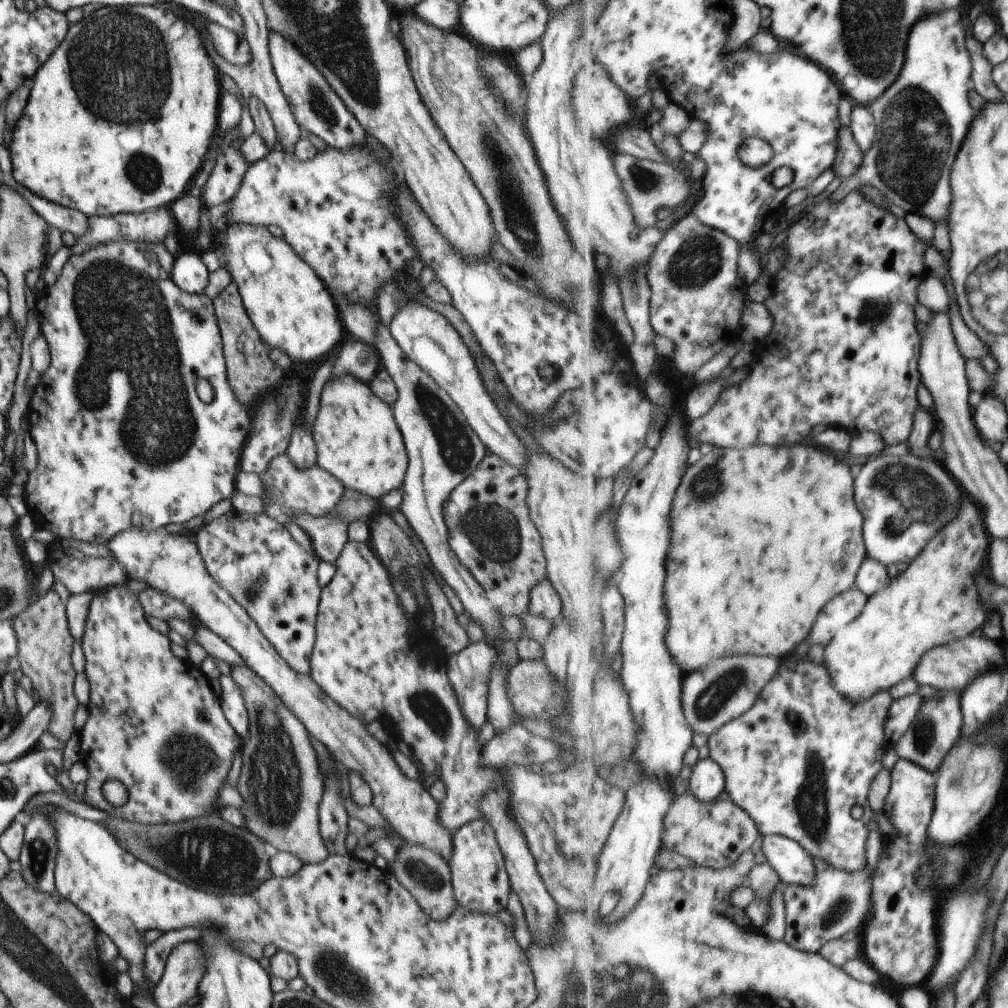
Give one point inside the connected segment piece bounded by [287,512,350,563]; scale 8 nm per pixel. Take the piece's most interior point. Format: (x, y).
(328, 534)

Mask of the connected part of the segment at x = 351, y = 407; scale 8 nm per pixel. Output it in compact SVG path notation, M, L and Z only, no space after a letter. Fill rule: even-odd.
M343 374L335 380L329 380L319 394L318 410L312 424L312 439L316 448L316 462L321 469L332 474L345 489L359 491L379 501L389 490L401 486L408 458L399 436L390 405L375 396L366 382L361 382L358 375Z

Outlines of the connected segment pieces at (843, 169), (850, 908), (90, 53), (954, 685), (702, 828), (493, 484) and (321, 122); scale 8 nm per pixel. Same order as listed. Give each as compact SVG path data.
M841 125L838 134L838 153L832 166L837 176L840 176L841 180L854 176L857 167L862 163L863 155L850 125Z
M813 858L816 864L814 885L793 883L785 889L787 932L783 939L799 950L817 954L827 942L840 939L847 932L863 932L872 909L874 873L868 867L852 873L833 867L825 859Z
M159 6L100 7L76 23L69 23L64 39L35 71L25 108L11 128L8 152L11 174L15 182L38 197L76 210L86 217L109 217L119 213L142 213L149 209L167 208L183 196L192 184L194 174L201 168L201 162L204 161L207 149L215 136L218 126L218 102L222 89L217 79L217 68L213 64L214 58L202 28L197 30L191 21Z
M967 636L963 640L955 640L951 644L933 647L922 656L921 663L915 667L914 676L919 685L927 684L935 689L944 691L965 691L970 686L971 680L979 676L983 670L1003 664L1001 648L983 636Z
M685 791L677 796L666 814L663 846L694 860L695 864L714 869L733 867L751 844L759 844L759 825L733 799L701 802L694 794Z
M485 454L475 470L464 478L443 503L442 513L448 532L448 547L452 548L461 564L483 587L489 602L501 616L517 617L528 608L530 590L546 578L546 560L540 534L531 522L526 503L527 483L515 467L496 454Z
M271 31L268 34L268 53L273 74L280 86L281 94L291 109L295 122L301 130L315 134L327 147L348 149L351 145L364 145L365 132L347 112L343 101L333 92L323 75L304 58L299 49L282 34Z

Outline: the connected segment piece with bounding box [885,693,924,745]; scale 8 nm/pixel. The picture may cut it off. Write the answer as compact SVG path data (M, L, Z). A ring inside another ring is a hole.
M915 693L894 699L885 726L887 742L897 744L898 740L907 732L915 715L920 711L923 701L924 698Z

